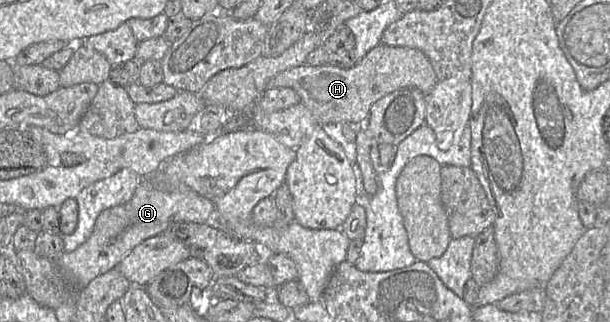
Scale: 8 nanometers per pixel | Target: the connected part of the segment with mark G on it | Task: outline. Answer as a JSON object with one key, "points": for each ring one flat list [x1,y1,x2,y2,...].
{"points":[[144,176,128,202,102,211,88,240,72,252,63,252,55,262,63,277,80,291,97,276,116,268,144,240,168,231,175,224,206,223,214,212,214,203,189,187,161,191,151,185,150,176]]}

